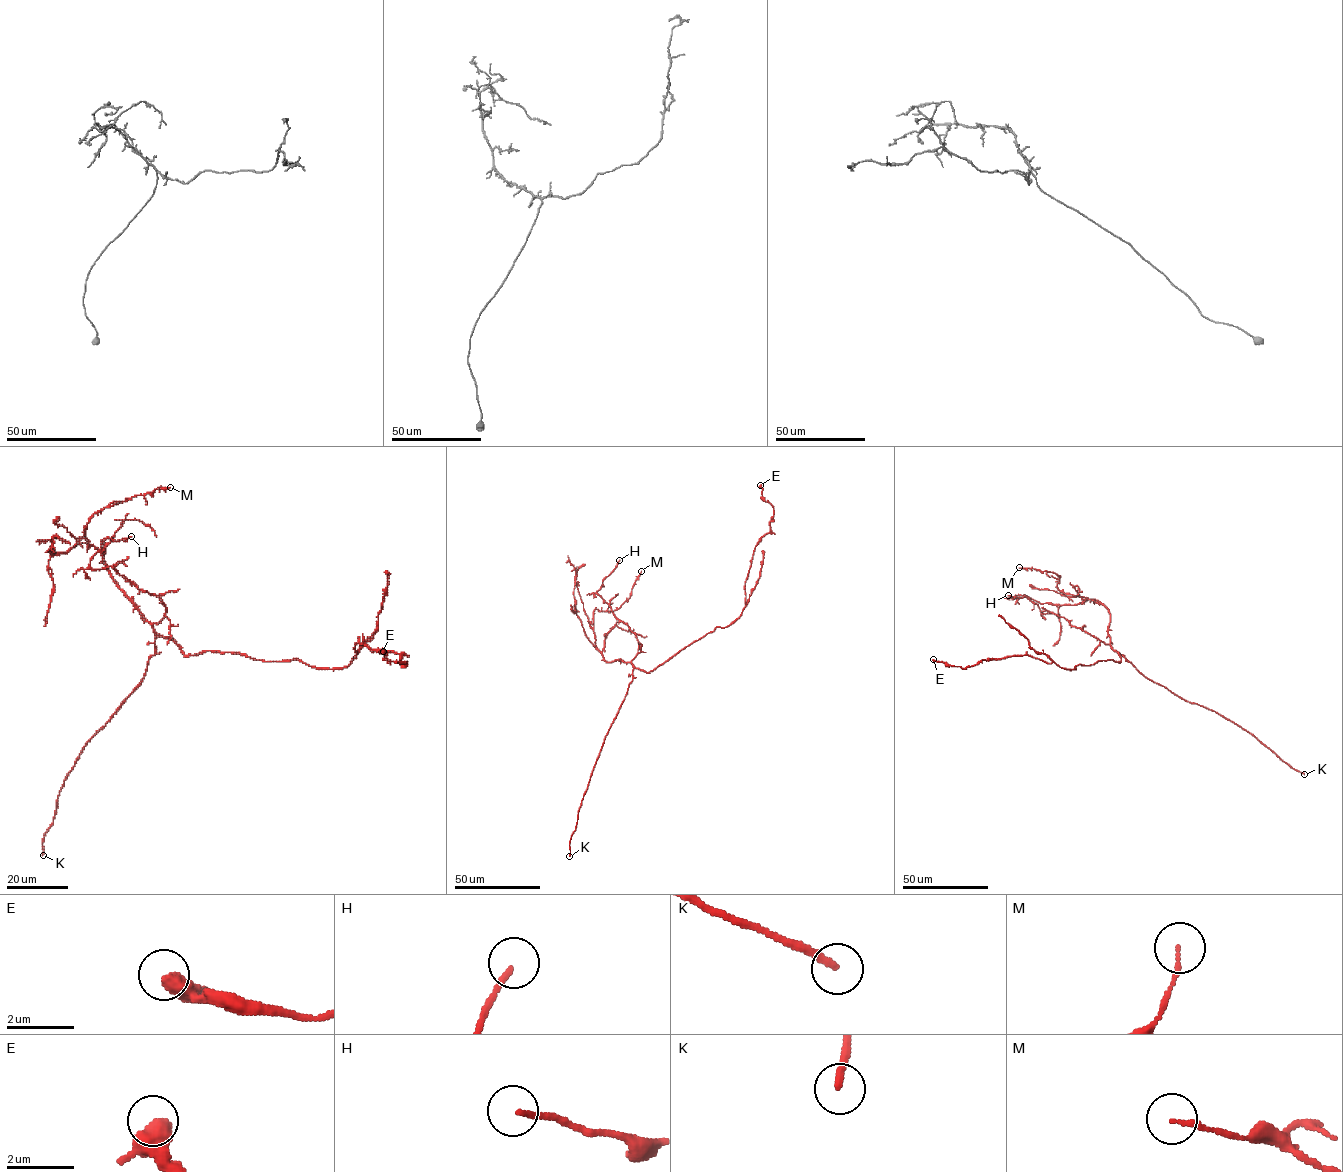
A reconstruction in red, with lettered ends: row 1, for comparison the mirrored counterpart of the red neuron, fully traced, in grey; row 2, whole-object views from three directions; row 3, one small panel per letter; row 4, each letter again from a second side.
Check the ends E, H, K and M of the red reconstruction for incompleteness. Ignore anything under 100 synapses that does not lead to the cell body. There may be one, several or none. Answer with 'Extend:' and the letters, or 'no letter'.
Extend: K

